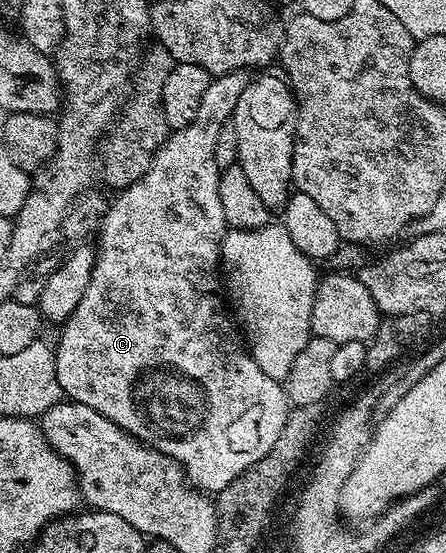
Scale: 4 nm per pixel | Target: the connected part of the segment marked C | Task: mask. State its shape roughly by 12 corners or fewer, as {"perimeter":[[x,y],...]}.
{"perimeter":[[247,70],[109,202],[61,392],[215,493],[290,404],[222,290]]}

